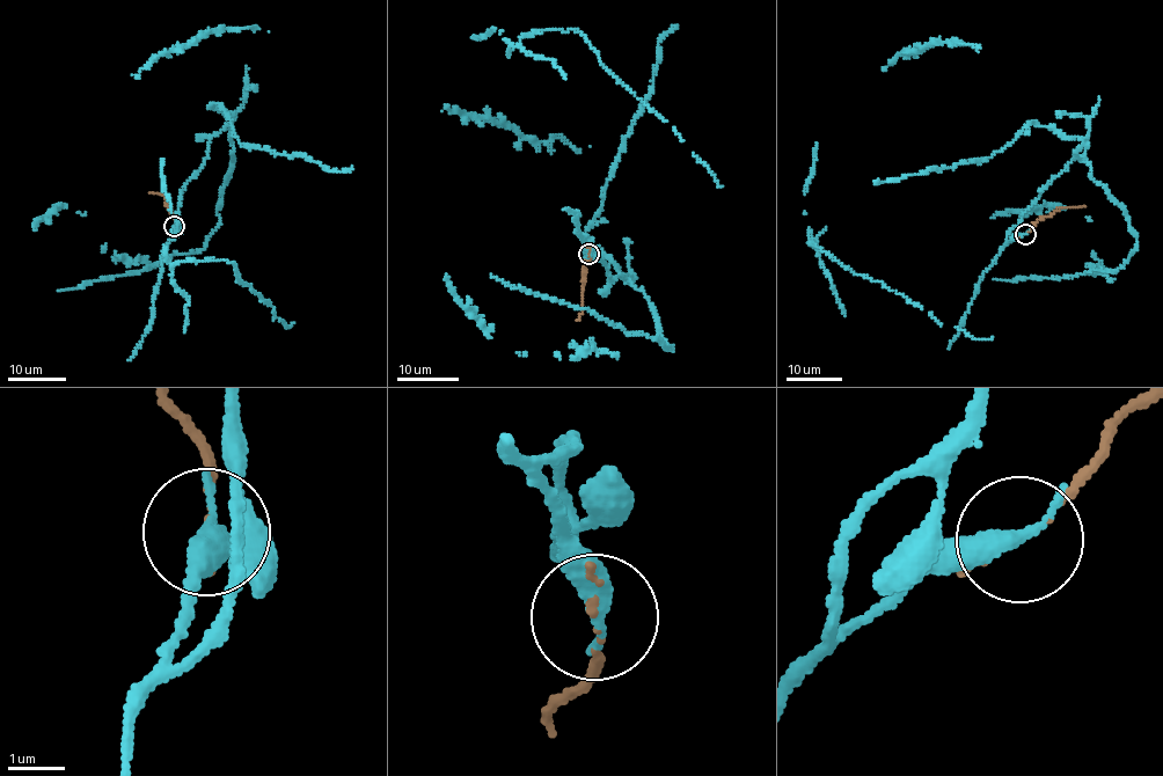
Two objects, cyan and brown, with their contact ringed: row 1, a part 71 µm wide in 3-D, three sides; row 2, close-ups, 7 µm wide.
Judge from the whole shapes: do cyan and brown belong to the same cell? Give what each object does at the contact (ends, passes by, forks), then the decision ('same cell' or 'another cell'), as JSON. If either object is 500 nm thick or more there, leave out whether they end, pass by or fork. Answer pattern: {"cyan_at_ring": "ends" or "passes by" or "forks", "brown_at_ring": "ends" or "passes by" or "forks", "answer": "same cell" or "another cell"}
{"cyan_at_ring": "ends", "brown_at_ring": "ends", "answer": "same cell"}

